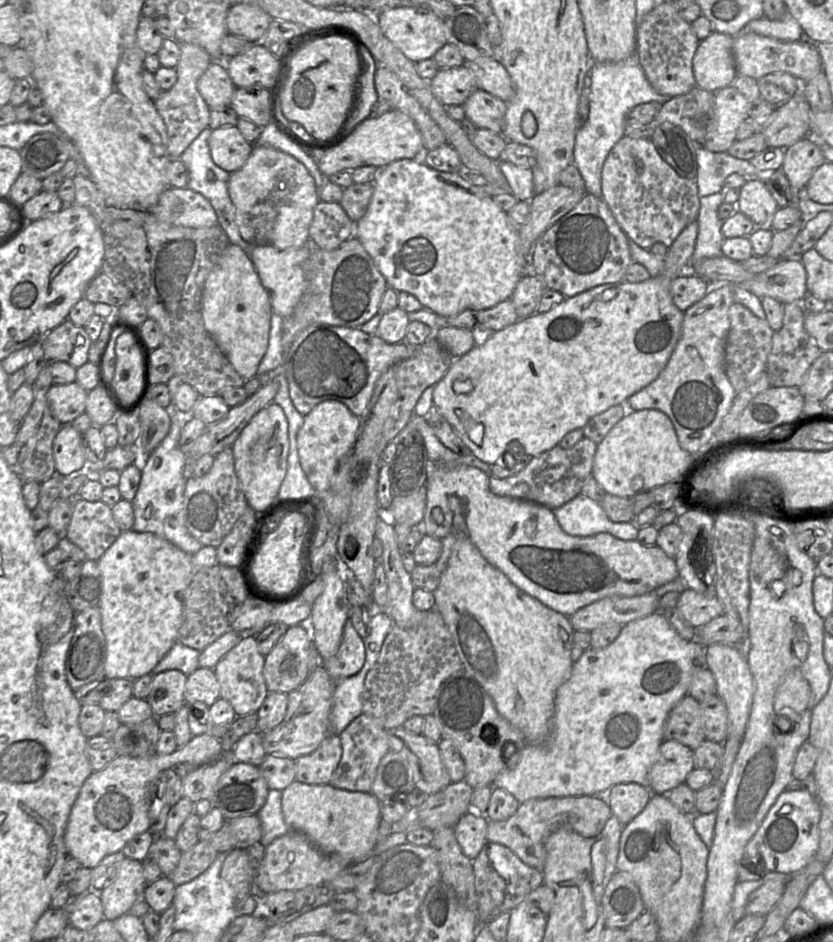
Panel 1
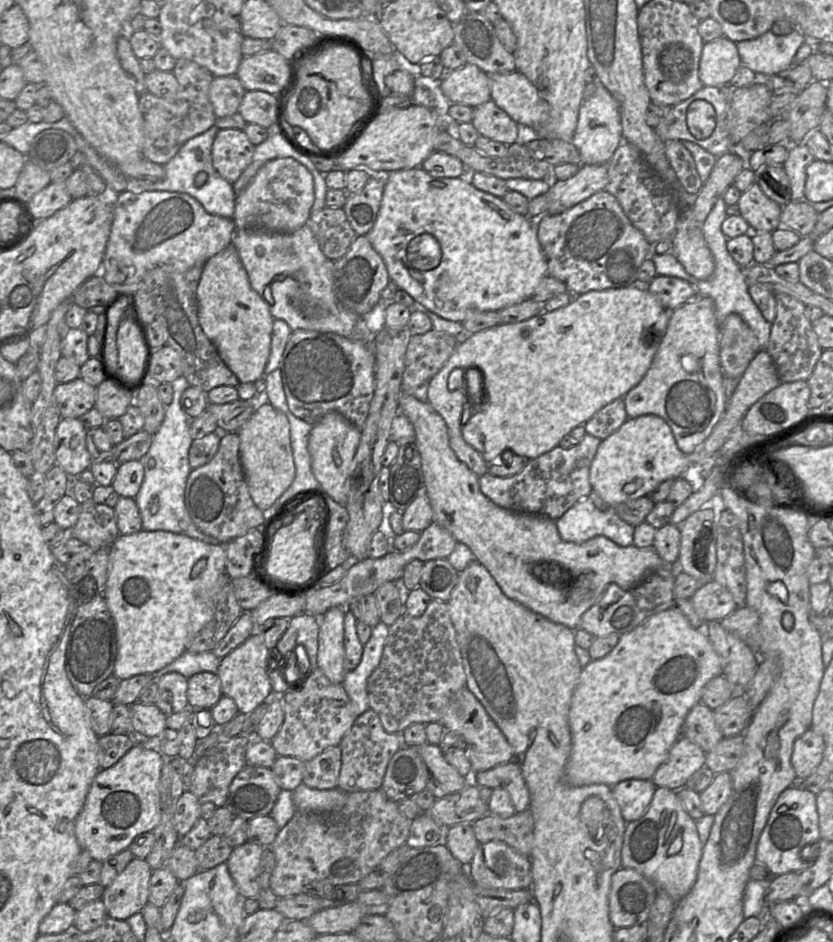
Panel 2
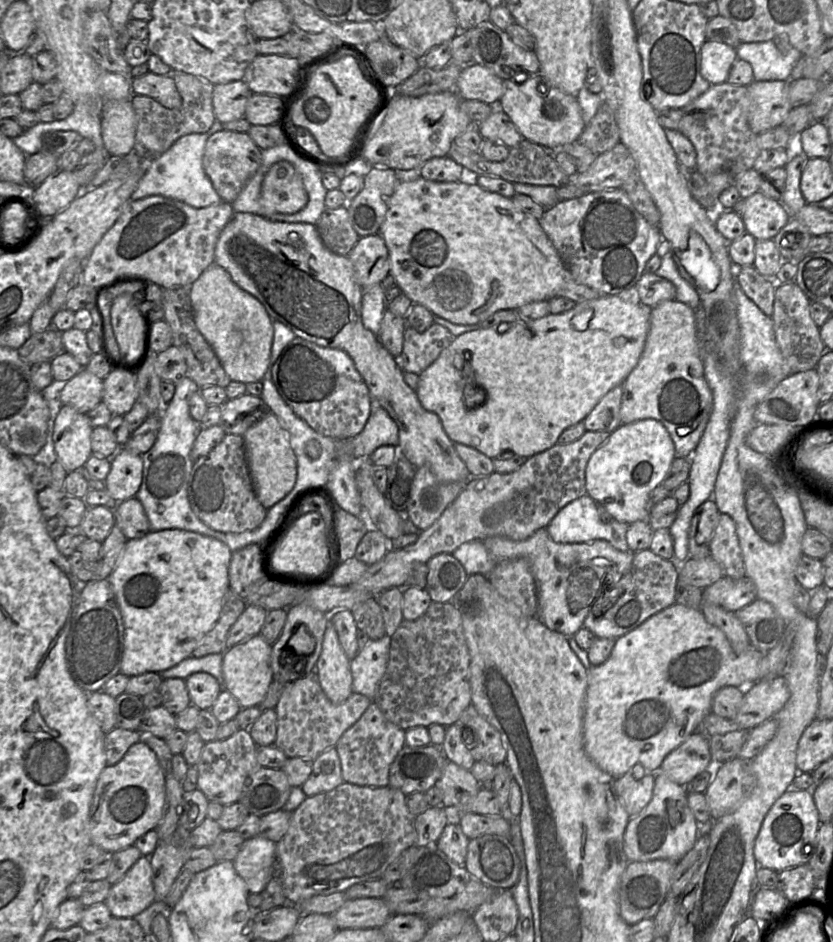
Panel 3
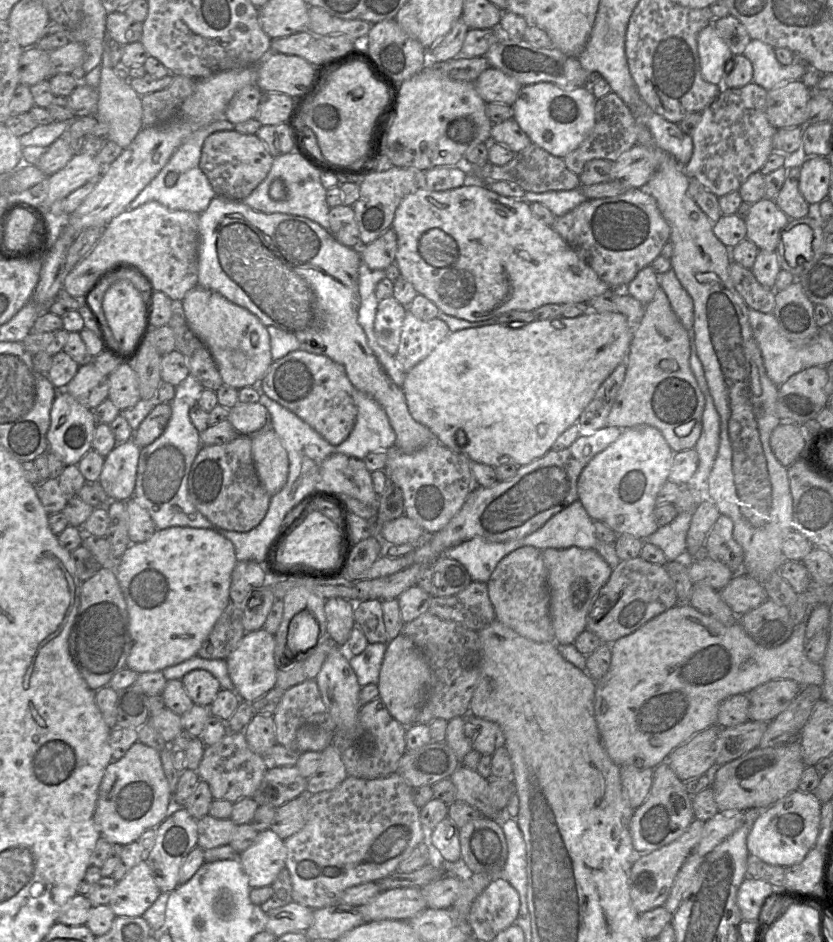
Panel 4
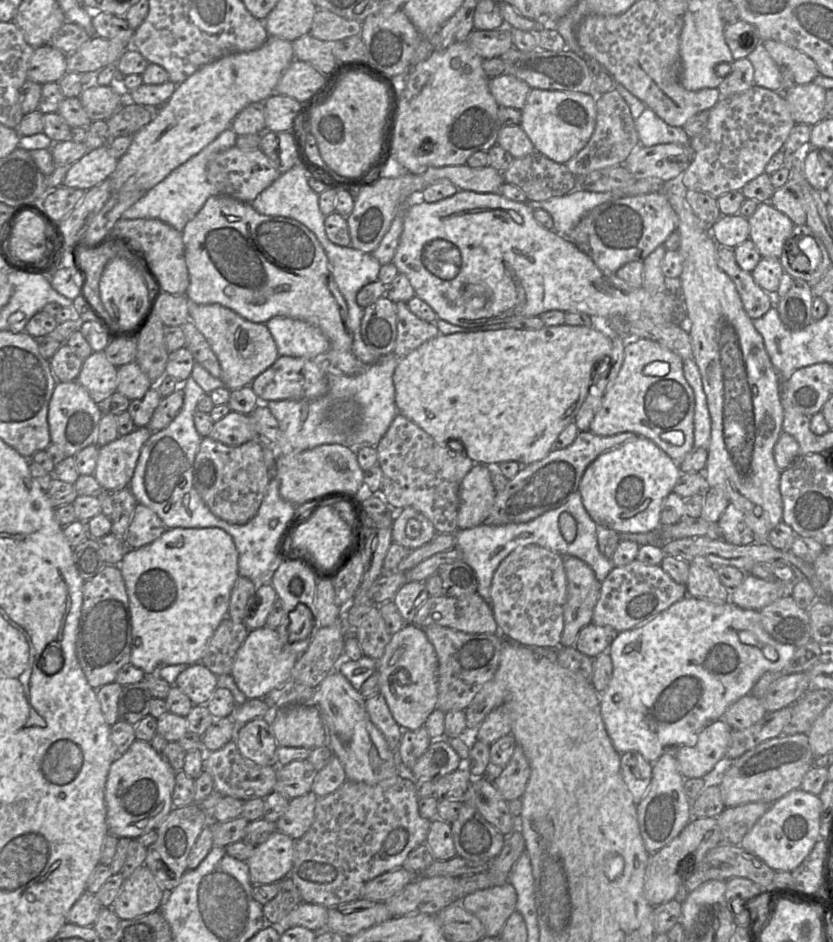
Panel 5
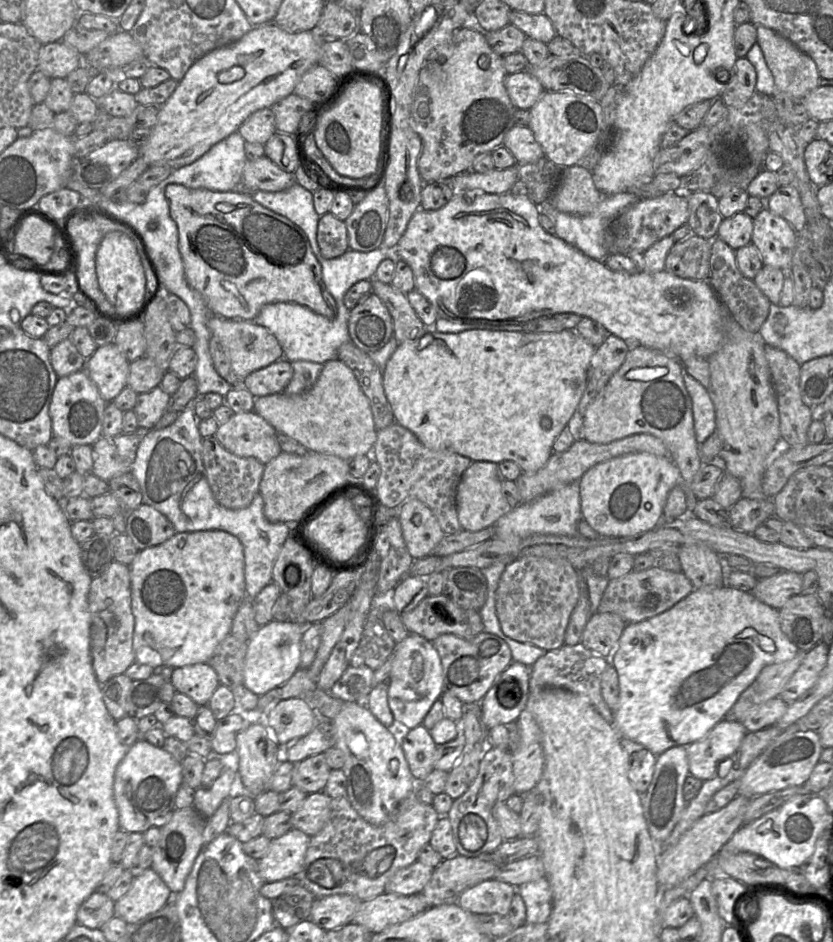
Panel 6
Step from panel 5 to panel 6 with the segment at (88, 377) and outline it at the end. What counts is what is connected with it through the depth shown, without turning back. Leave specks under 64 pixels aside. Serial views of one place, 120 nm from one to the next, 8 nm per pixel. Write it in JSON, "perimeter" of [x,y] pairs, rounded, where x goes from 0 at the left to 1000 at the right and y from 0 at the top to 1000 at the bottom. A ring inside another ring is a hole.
{"perimeter":[[[137,363],[116,368],[103,382],[102,394],[127,427],[152,410],[156,385]]]}

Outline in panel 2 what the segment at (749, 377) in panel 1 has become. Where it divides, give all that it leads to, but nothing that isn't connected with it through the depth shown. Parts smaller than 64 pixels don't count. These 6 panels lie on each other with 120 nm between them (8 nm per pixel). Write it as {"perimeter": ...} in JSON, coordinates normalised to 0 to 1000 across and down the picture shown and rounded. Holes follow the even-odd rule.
{"perimeter":[[[886,333],[874,334],[866,343],[863,377],[870,400],[888,402],[912,372],[905,354]]]}

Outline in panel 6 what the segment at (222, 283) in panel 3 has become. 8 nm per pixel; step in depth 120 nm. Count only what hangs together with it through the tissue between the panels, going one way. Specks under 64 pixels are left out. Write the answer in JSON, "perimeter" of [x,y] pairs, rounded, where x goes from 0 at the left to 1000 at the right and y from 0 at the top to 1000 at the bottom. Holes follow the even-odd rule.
{"perimeter":[[[252,334],[248,346],[256,358],[264,363],[285,402],[292,403],[300,396],[323,389],[341,380],[341,375],[333,359],[318,347],[304,341],[271,339]]]}

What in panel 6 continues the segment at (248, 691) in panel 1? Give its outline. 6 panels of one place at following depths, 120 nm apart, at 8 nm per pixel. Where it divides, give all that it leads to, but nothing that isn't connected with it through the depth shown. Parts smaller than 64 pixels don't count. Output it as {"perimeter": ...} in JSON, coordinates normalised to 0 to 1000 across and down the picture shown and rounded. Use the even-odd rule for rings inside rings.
{"perimeter":[[[327,658],[311,666],[298,680],[292,727],[310,739],[341,726],[360,707],[360,683],[370,662]]]}

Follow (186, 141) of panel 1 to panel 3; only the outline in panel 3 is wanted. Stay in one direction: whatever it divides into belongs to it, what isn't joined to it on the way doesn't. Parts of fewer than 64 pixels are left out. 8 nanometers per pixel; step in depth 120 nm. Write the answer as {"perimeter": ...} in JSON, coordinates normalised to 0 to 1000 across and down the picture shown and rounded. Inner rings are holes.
{"perimeter":[[[208,75],[205,80],[218,105],[216,115],[199,115],[179,102],[157,102],[164,125],[160,161],[169,167],[185,168],[192,166],[216,145],[230,141],[248,140],[259,127],[256,117],[257,90],[245,82],[218,75]]]}

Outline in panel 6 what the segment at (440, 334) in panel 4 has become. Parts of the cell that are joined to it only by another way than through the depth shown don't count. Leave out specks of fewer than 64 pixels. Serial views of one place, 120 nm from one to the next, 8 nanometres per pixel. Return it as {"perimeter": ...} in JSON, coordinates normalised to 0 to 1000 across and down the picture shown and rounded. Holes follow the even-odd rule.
{"perimeter":[[[447,295],[447,309],[460,320],[466,327],[473,346],[472,357],[478,365],[507,357],[510,348],[496,326],[489,317],[489,312],[474,307],[469,301],[462,301]]]}

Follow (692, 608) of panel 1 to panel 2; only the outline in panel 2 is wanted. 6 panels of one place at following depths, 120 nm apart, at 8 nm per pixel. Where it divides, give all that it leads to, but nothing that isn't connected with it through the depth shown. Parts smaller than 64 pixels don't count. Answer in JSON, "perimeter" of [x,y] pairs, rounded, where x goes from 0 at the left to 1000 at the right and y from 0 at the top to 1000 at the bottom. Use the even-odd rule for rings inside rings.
{"perimeter":[[[857,615],[838,624],[828,637],[845,660],[864,659],[886,644],[875,627]]]}

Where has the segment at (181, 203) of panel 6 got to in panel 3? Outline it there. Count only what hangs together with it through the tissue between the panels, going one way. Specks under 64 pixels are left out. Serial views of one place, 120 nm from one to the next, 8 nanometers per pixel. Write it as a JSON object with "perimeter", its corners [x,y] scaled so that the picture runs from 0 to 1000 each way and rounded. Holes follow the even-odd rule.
{"perimeter":[[[282,225],[263,249],[257,279],[273,287],[288,306],[316,323],[328,340],[341,344],[357,358],[387,368],[412,372],[421,379],[443,413],[448,428],[463,435],[478,452],[479,482],[486,484],[499,497],[514,495],[527,511],[562,511],[565,504],[561,495],[547,480],[546,470],[535,461],[526,441],[507,431],[499,415],[486,406],[485,394],[478,381],[460,368],[453,356],[436,345],[436,307],[427,298],[419,273],[396,266],[377,238],[345,237],[303,226]]]}

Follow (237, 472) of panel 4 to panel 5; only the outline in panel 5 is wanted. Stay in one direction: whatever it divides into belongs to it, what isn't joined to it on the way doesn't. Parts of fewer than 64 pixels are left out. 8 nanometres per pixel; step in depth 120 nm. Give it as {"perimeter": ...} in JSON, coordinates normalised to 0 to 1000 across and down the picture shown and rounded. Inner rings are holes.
{"perimeter":[[[244,464],[232,495],[232,514],[251,541],[262,550],[282,557],[293,557],[305,550],[328,505],[317,488],[317,471],[305,466],[287,473],[274,473],[253,464]]]}

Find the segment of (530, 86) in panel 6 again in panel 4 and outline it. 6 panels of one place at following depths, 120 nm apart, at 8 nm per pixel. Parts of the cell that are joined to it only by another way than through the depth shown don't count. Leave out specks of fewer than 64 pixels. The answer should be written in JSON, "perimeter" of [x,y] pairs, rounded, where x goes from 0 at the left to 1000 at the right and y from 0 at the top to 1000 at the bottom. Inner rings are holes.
{"perimeter":[[[592,71],[581,74],[568,89],[583,109],[605,109],[611,113],[615,113],[628,91],[618,83]]]}

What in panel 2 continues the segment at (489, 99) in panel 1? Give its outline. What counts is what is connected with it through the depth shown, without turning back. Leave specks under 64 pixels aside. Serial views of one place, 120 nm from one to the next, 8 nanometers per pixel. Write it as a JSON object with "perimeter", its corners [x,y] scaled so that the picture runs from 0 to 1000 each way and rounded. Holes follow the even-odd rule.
{"perimeter":[[[591,105],[568,115],[565,131],[575,143],[607,155],[627,148],[627,136]]]}

